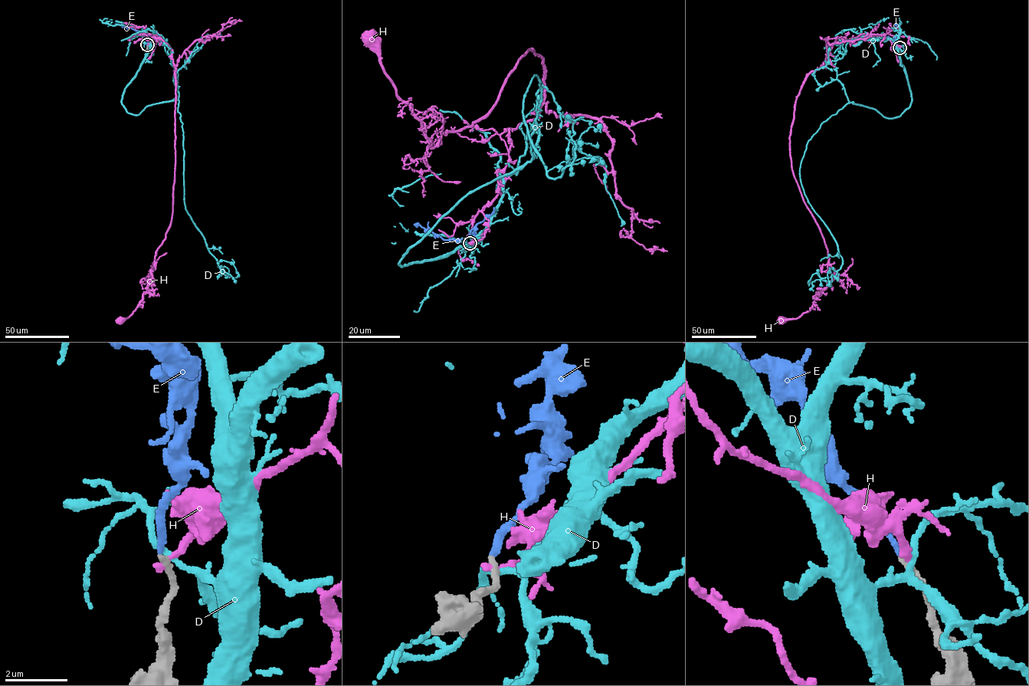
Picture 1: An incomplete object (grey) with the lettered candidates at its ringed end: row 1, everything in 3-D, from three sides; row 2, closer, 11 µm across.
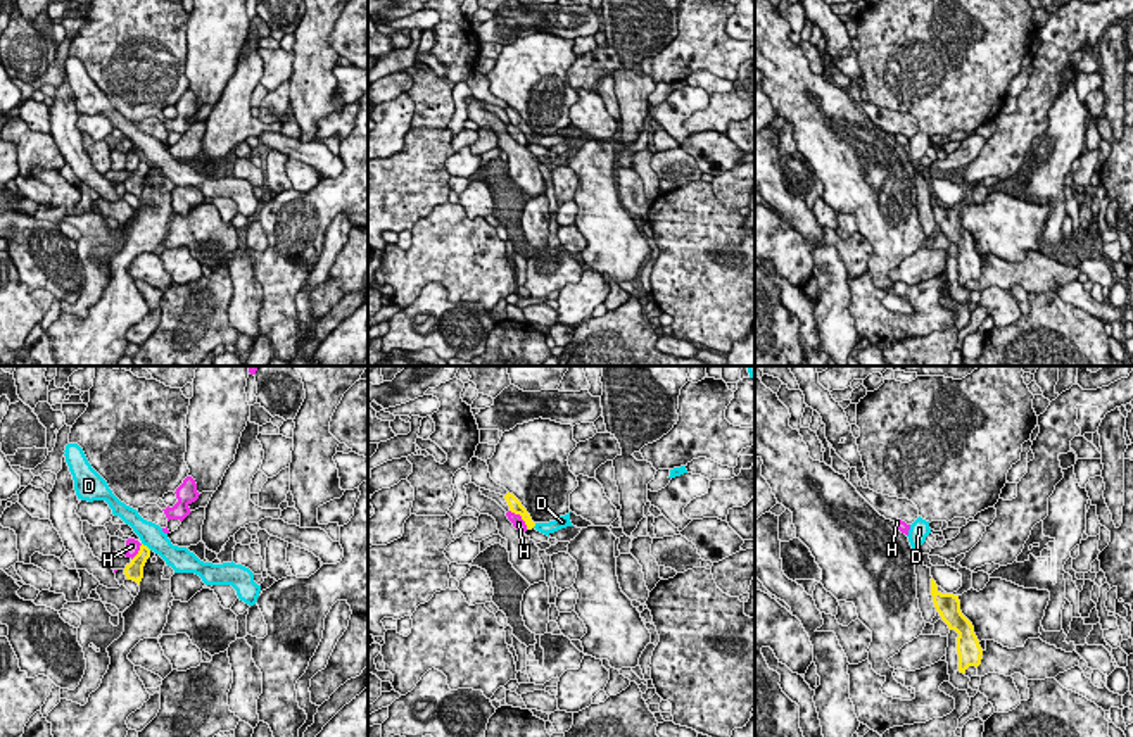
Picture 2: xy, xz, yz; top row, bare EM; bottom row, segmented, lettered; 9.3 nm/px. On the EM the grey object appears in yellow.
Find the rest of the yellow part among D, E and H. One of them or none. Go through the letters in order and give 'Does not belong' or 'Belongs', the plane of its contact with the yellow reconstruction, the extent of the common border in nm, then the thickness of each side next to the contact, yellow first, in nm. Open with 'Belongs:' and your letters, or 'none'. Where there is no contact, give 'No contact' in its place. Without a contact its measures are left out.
Belongs: E
D: Does not belong. Touches yellow in xy. Shared border 120 nm. Thickness 160 nm (yellow) against 220 nm
E: Belongs. No contact
H: Does not belong. Touches yellow in xz. Shared border 240 nm. Thickness 130 nm (yellow) against 120 nm

